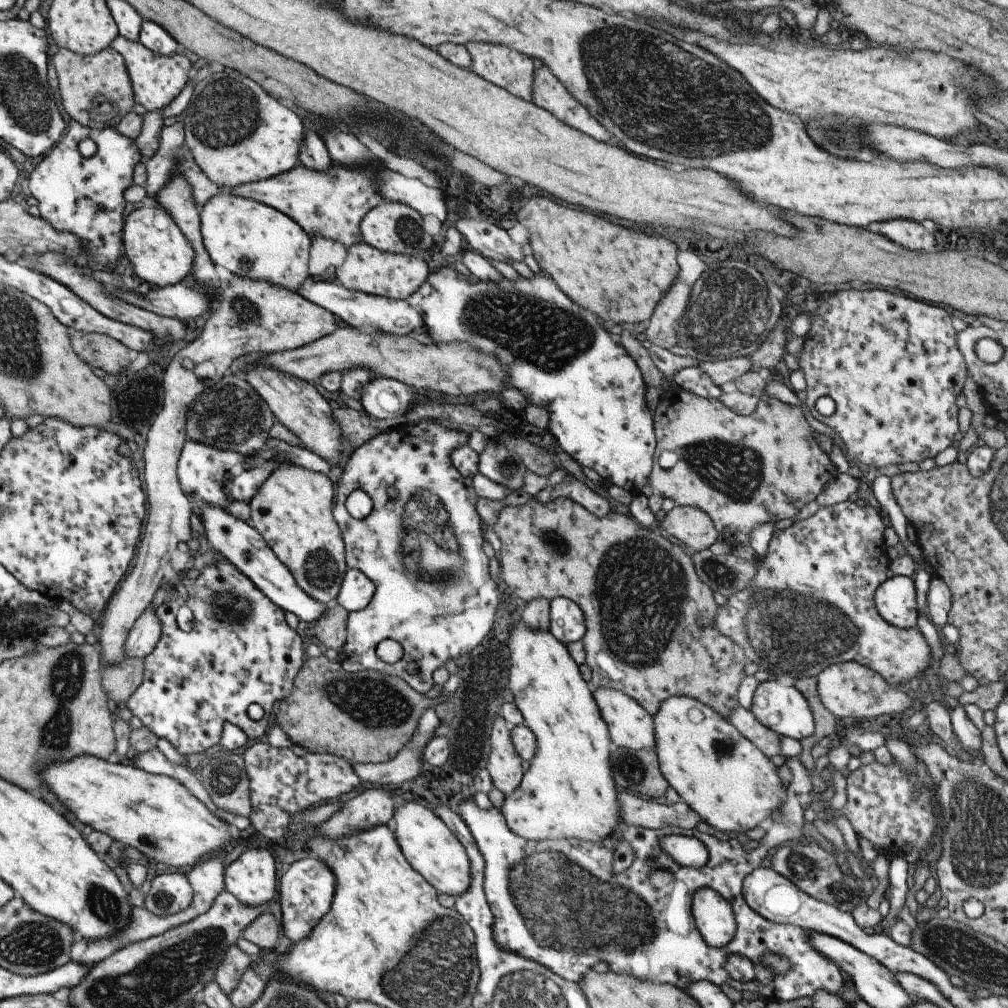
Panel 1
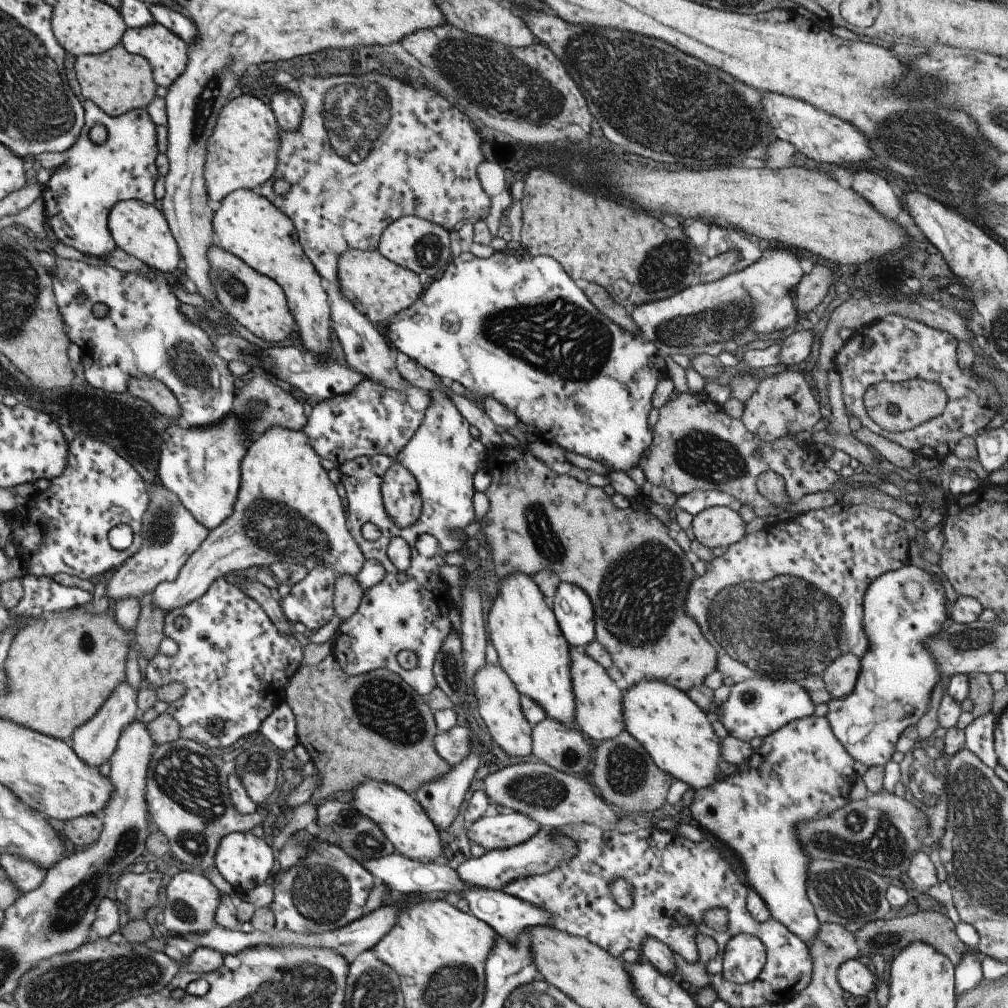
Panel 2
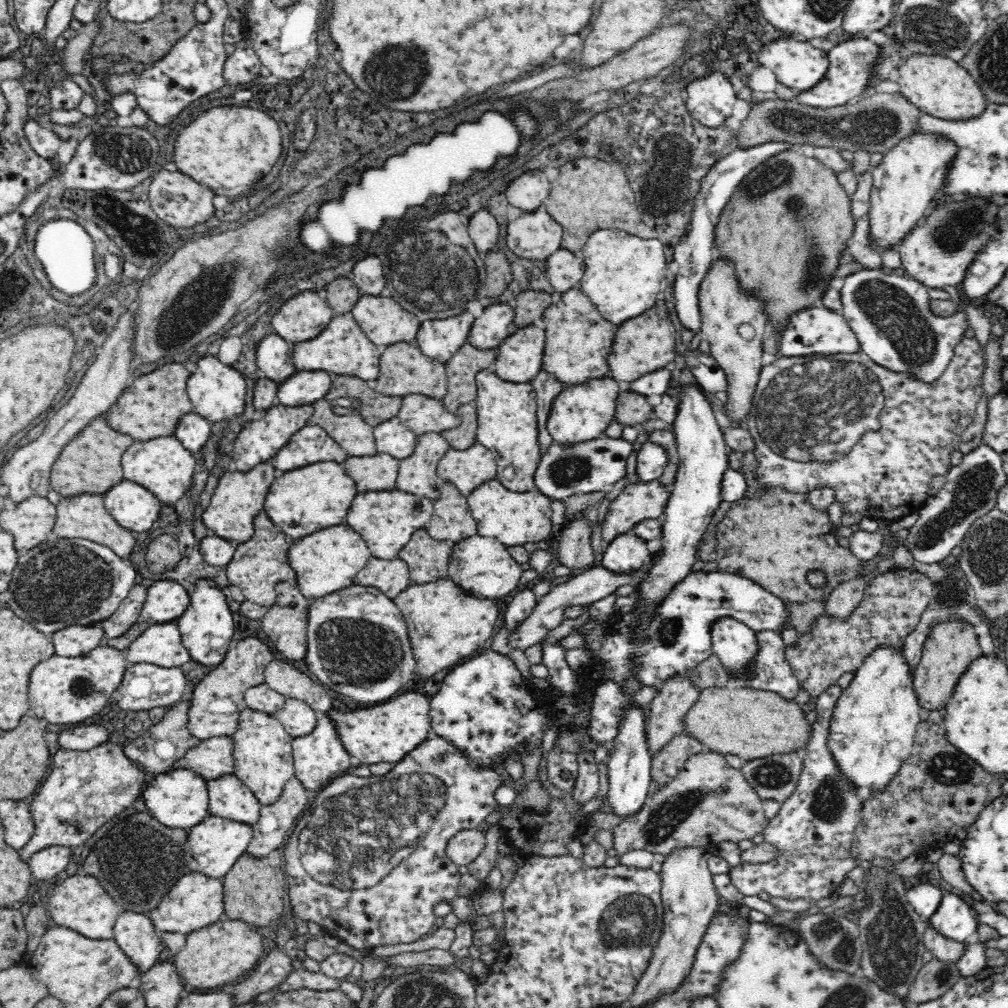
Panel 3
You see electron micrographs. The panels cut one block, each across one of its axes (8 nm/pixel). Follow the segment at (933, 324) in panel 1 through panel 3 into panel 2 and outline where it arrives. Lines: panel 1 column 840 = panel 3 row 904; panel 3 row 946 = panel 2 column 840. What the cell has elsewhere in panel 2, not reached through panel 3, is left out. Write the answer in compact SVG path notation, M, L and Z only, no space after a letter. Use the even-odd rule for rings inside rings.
M896 315L884 319L855 332L844 342L836 357L835 369L842 378L844 408L847 415L854 414L862 425L874 434L898 443L917 456L942 461L954 452L956 444L966 438L976 438L987 424L1006 406L997 393L997 388L983 379L974 369L962 368L957 359L958 341L949 332L936 330L923 322ZM908 379L922 379L940 385L947 394L948 404L944 412L901 433L891 433L880 428L867 413L864 404L866 389L880 381L901 383Z

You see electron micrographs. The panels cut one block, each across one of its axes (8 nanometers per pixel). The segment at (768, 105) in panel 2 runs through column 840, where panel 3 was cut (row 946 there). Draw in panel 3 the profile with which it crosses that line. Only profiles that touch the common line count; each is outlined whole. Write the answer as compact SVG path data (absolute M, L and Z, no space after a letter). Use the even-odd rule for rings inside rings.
M128 911L117 915L113 931L114 941L138 967L140 974L150 970L164 950L154 923L144 914Z

